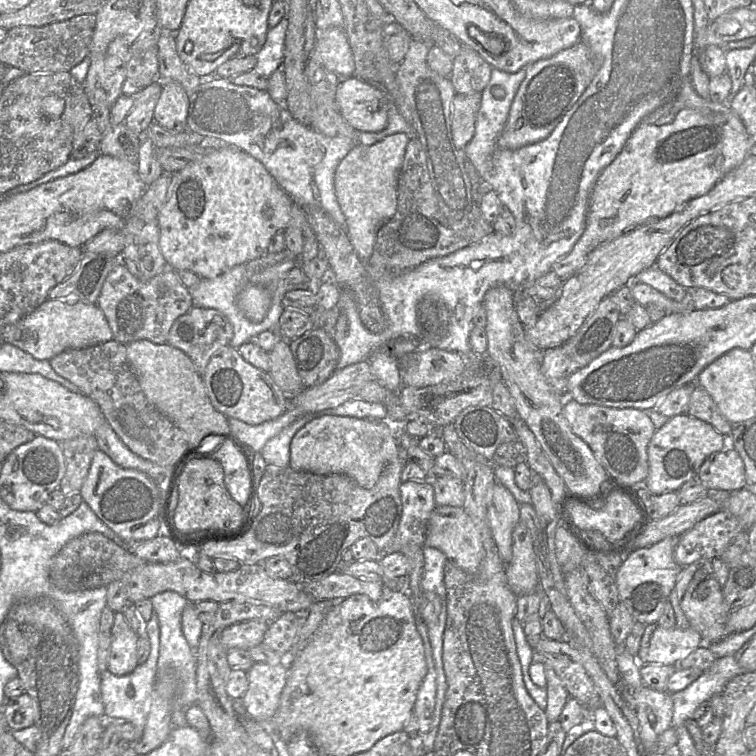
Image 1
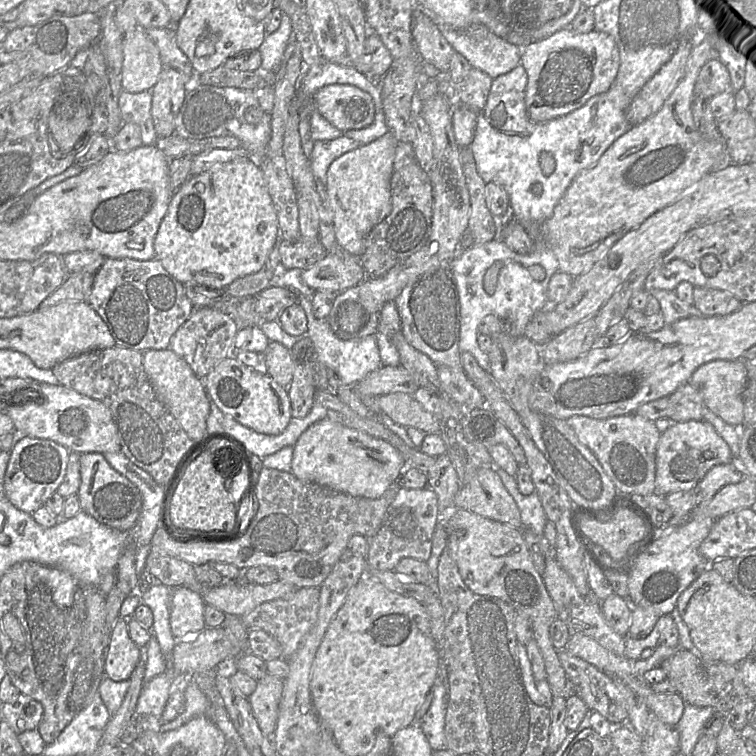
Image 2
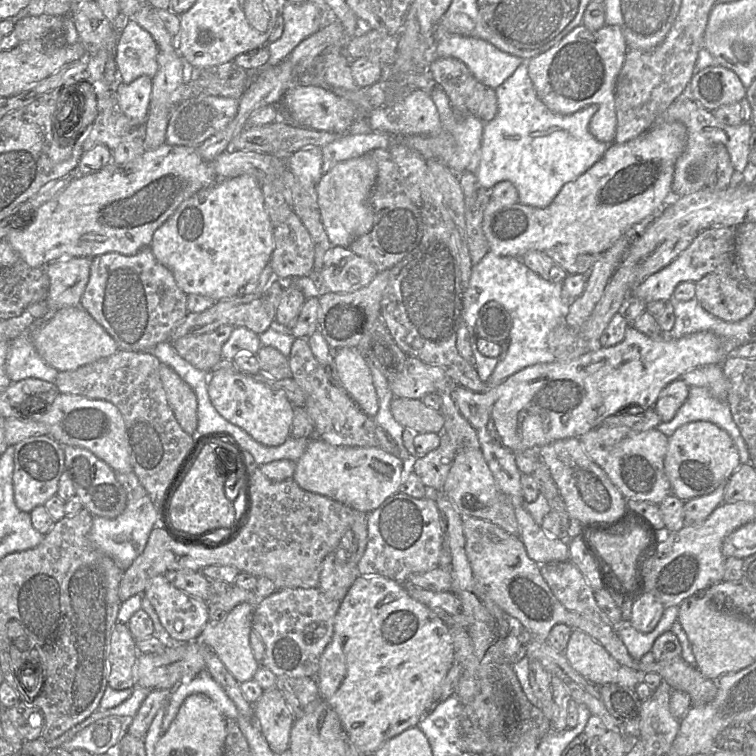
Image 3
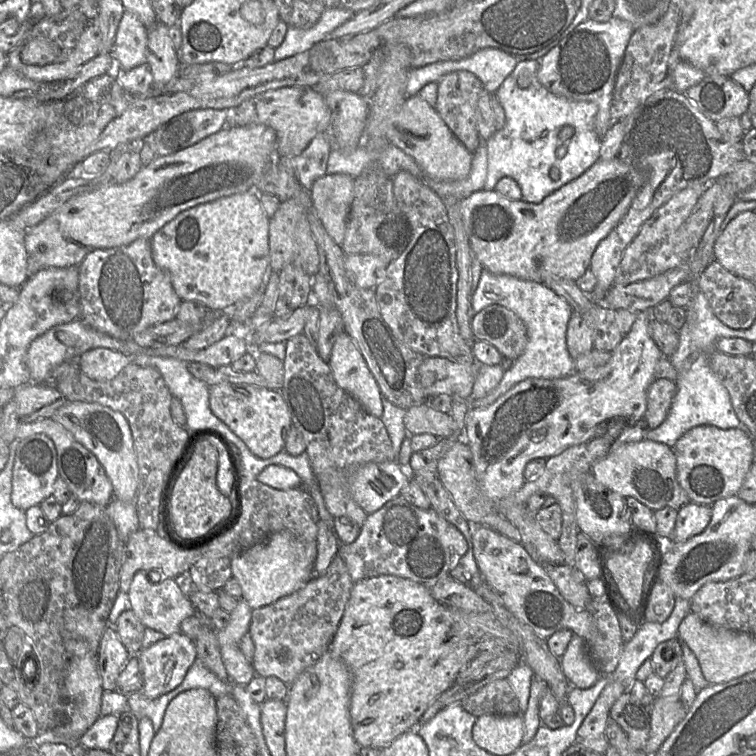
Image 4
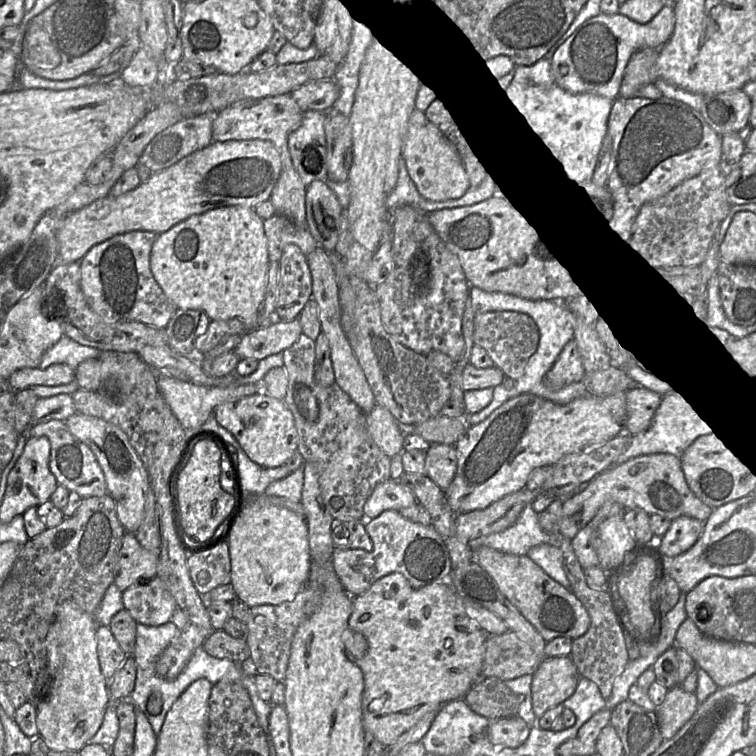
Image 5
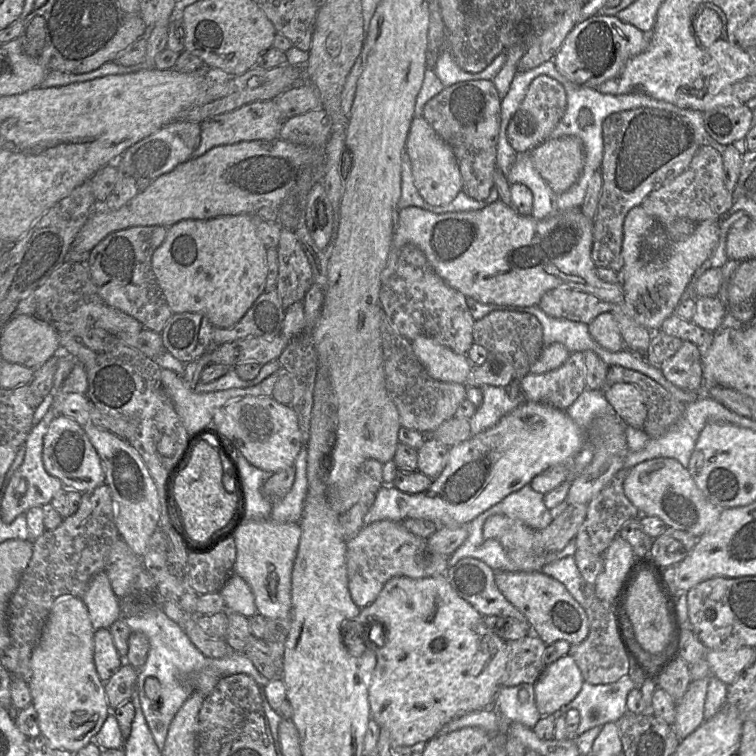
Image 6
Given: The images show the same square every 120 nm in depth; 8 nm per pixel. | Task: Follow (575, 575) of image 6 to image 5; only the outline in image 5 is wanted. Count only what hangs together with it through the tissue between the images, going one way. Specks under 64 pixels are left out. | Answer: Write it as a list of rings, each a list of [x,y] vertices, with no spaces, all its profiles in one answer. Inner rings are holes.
[[[540,544],[529,549],[527,556],[565,589],[571,584],[563,570],[563,556],[558,545]]]

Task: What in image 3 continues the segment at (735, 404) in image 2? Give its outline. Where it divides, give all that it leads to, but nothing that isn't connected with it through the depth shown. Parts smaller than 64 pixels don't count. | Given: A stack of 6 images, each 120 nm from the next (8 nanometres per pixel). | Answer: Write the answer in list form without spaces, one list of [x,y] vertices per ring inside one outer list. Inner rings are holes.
[[[706,364],[688,370],[680,377],[689,387],[707,388],[719,399],[727,399],[729,383],[722,369],[722,364]]]

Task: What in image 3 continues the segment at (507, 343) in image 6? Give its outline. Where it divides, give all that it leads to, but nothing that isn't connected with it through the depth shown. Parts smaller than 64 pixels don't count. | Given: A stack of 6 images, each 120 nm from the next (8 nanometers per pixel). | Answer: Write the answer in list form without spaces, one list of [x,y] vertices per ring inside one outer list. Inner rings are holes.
[[[488,302],[480,309],[476,321],[477,337],[501,344],[508,340],[511,328],[511,316],[498,302]]]

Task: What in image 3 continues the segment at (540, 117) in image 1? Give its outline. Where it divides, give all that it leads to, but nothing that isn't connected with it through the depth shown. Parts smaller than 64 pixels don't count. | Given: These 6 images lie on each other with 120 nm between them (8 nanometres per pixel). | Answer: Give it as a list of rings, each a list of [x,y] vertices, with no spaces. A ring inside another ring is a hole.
[[[580,25],[556,46],[525,62],[528,62],[528,74],[538,97],[551,112],[570,115],[597,105],[598,110],[589,122],[589,131],[598,141],[612,144],[615,143],[617,125],[615,86],[627,51],[620,27],[605,25],[599,30],[589,30]]]

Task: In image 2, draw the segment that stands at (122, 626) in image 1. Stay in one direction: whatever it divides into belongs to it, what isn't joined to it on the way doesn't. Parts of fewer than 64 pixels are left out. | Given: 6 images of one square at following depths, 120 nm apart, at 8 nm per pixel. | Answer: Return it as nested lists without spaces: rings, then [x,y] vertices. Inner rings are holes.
[[[118,617],[110,632],[105,676],[117,682],[130,679],[135,667],[143,658],[141,649],[128,633],[127,619]]]

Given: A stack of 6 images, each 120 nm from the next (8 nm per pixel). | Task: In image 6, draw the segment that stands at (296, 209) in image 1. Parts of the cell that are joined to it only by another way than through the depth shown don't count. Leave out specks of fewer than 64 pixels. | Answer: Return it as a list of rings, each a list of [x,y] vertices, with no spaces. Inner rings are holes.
[[[253,214],[183,220],[168,228],[164,242],[152,256],[152,270],[174,314],[192,312],[207,317],[214,327],[231,328],[265,292],[267,247],[259,238]]]

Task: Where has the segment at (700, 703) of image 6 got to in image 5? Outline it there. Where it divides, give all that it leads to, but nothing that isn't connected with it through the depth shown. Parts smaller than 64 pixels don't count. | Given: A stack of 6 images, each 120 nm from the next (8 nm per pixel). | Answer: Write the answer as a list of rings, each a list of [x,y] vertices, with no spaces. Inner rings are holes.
[[[681,685],[671,689],[656,712],[664,740],[672,738],[693,716],[699,703],[695,693],[685,691]]]

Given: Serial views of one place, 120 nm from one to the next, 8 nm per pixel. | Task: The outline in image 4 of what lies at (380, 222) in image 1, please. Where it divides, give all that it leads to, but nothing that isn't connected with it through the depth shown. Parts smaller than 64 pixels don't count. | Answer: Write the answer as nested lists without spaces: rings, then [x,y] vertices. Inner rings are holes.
[[[347,174],[324,175],[309,190],[314,211],[340,247],[345,237],[353,193],[354,179]]]

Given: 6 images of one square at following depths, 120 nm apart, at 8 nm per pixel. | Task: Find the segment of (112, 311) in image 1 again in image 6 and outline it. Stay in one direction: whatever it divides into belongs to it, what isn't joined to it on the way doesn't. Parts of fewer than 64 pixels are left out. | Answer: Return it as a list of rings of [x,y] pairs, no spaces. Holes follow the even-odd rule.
[[[137,226],[113,232],[92,249],[87,262],[101,298],[157,333],[174,314],[152,270],[153,253],[164,242],[167,232],[164,226]]]

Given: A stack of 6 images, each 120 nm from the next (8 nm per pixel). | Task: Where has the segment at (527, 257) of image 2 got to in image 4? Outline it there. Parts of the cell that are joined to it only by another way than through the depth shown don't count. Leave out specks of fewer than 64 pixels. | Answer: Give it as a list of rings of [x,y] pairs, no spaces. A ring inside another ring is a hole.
[[[483,269],[478,286],[472,296],[474,315],[490,305],[501,305],[521,318],[527,328],[528,342],[520,357],[512,361],[499,384],[486,396],[471,400],[469,408],[480,409],[493,404],[517,383],[527,378],[557,379],[577,372],[566,343],[566,333],[572,315],[571,306],[543,283],[522,280],[510,275],[493,274]]]

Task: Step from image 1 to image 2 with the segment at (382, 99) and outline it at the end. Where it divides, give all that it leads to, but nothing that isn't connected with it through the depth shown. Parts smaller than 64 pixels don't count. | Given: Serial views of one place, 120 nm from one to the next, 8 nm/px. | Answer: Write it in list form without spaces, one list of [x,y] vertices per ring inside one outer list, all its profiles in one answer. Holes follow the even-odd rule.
[[[327,85],[316,92],[313,100],[321,116],[342,132],[366,128],[375,118],[372,97],[352,85]]]

